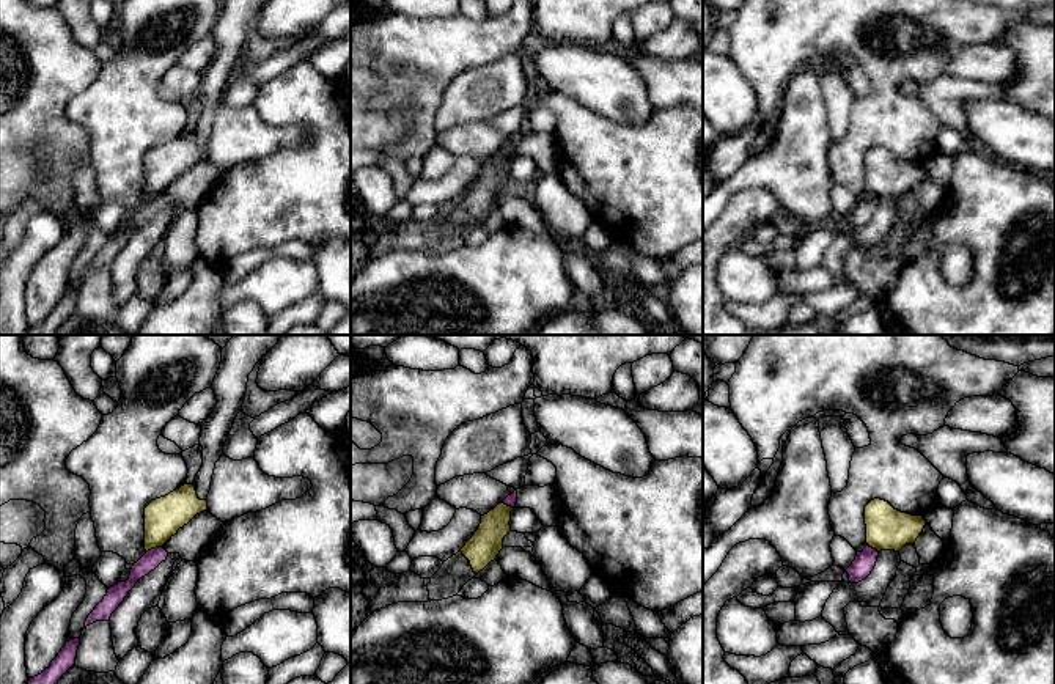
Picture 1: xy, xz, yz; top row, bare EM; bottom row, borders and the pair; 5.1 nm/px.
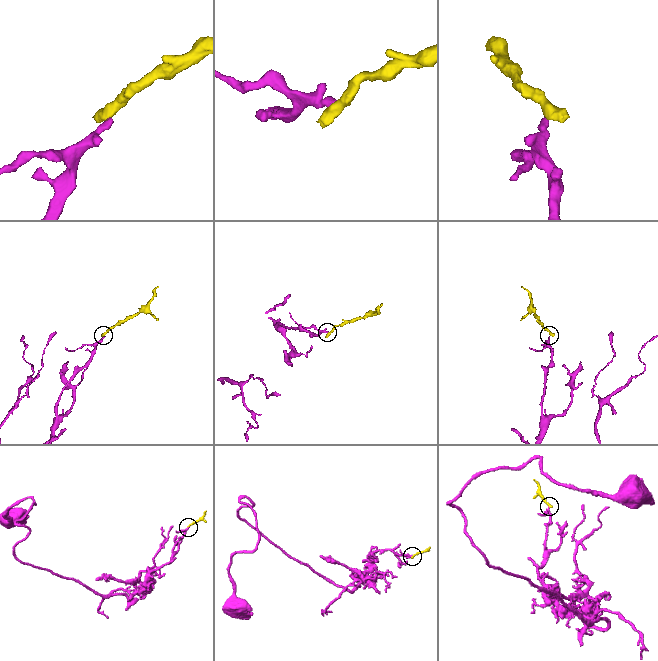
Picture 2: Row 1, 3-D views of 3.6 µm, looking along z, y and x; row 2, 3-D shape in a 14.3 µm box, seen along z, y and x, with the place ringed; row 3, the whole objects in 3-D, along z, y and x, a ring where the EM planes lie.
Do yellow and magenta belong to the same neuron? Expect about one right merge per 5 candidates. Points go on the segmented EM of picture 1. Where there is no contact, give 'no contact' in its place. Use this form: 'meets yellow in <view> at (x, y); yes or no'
meets yellow in xy at (153, 547); no

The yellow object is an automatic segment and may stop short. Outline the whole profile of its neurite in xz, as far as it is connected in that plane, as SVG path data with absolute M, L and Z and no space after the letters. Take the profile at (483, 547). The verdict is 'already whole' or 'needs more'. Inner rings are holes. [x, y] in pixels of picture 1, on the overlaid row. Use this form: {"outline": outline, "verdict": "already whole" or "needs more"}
{"outline": "M498 503L487 514L465 546L451 558L443 561L440 569L428 583L429 599L442 601L456 596L462 587L475 579L503 549L503 538L511 531L511 511L514 508Z", "verdict": "needs more"}

